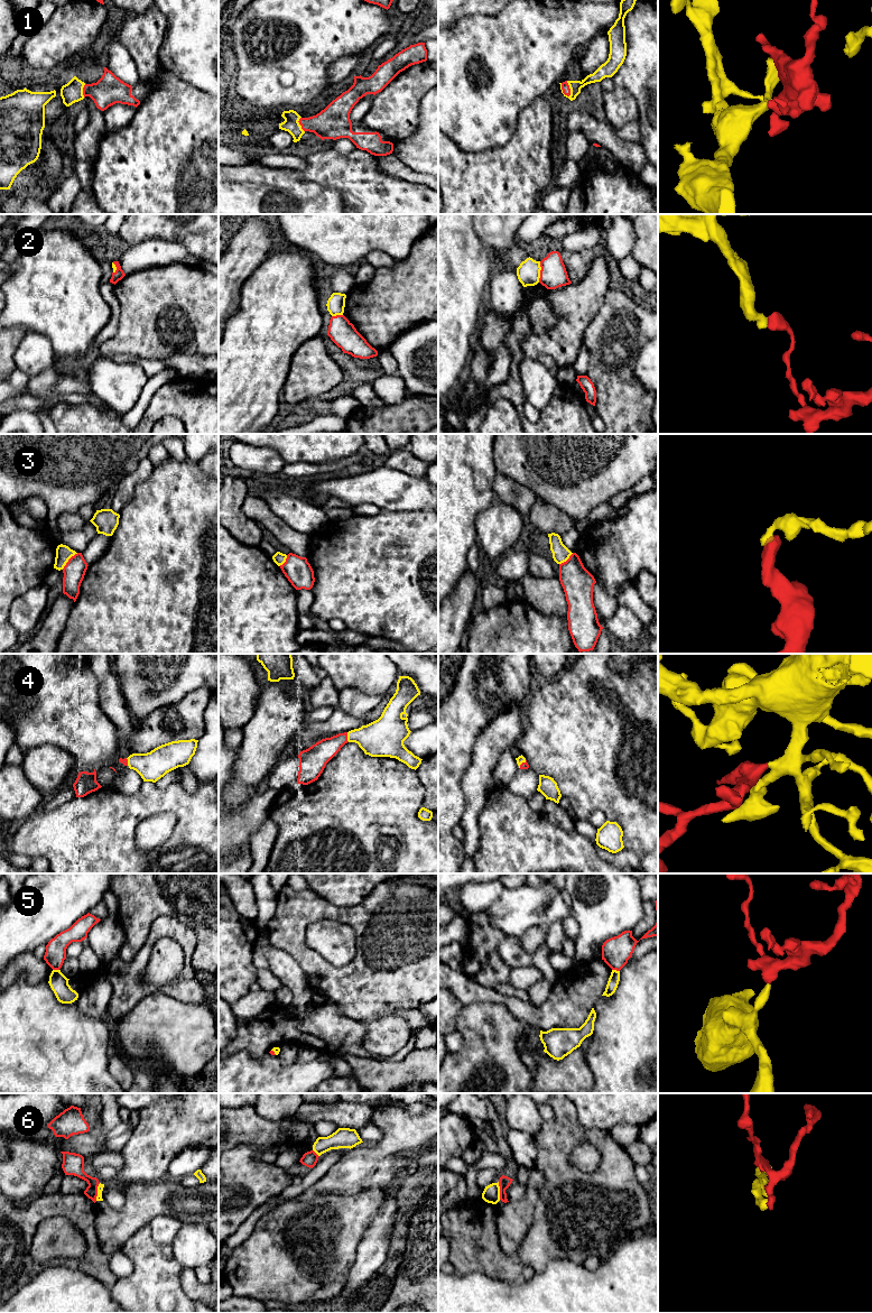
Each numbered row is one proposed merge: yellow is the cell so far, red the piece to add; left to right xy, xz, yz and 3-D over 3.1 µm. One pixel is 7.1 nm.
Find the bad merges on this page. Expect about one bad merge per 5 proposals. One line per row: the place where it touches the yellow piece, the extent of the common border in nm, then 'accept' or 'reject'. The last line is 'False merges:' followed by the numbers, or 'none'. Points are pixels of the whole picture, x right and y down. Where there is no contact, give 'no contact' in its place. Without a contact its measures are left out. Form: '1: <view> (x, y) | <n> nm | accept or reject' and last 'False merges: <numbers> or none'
1: yz (569, 88) | 120 nm | accept
2: yz (539, 271) | 150 nm | reject
3: xy (68, 558) | 170 nm | reject
4: xz (348, 737) | 70 nm | accept
5: yz (615, 970) | 60 nm | reject
6: xy (98, 1192) | 130 nm | reject
False merges: 2, 3, 5, 6

